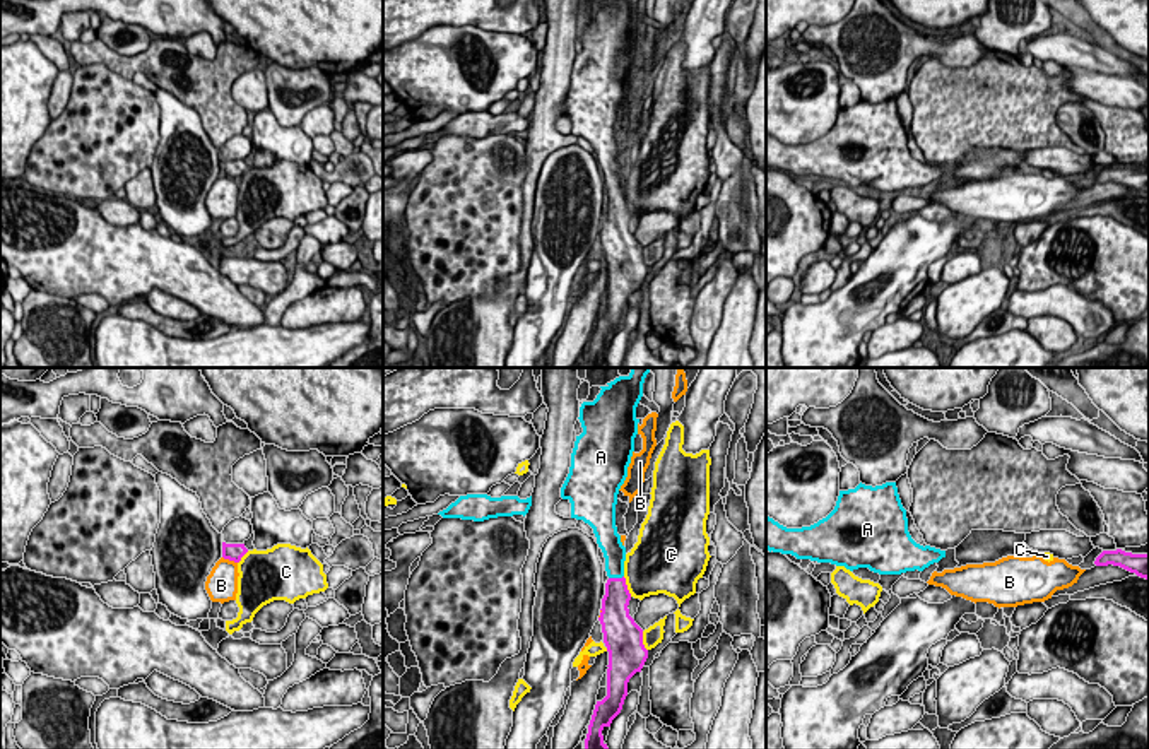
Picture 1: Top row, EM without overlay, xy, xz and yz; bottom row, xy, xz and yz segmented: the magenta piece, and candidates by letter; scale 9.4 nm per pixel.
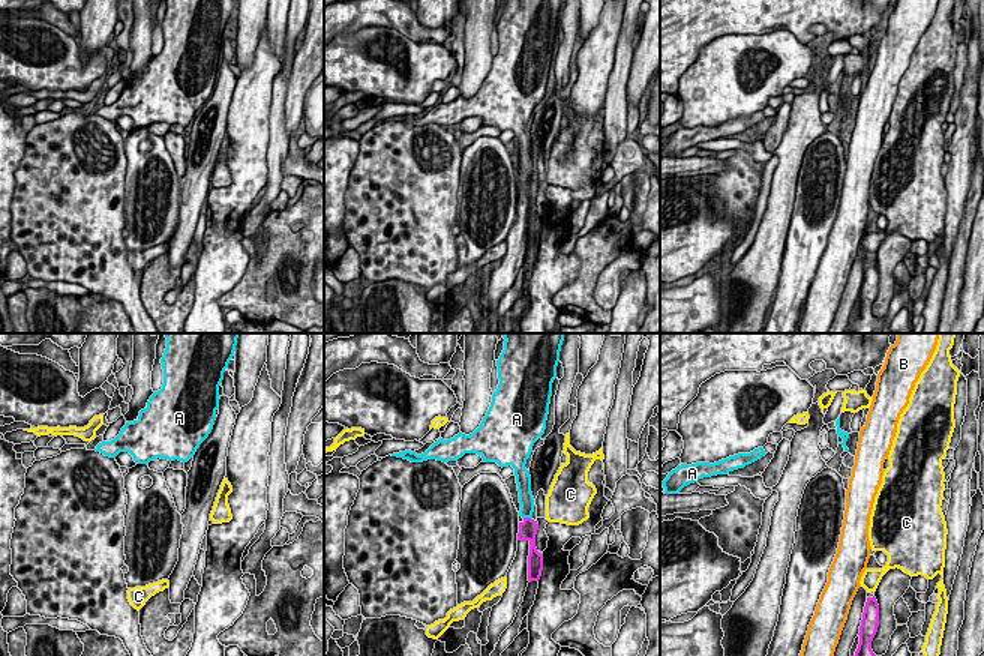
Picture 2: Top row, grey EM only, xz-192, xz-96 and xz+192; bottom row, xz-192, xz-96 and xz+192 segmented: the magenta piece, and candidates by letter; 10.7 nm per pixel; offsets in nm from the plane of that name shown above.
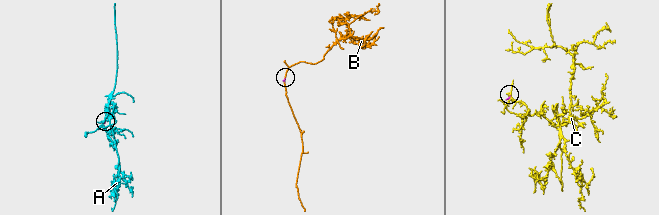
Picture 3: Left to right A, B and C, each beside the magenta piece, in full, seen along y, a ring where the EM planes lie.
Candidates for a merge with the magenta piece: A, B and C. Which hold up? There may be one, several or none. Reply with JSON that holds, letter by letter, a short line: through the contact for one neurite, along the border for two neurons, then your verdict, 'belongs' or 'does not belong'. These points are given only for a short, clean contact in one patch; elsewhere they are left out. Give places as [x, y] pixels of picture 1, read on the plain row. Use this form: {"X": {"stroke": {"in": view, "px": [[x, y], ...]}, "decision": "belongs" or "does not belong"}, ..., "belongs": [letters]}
{"A": {"decision": "belongs"}, "B": {"decision": "does not belong"}, "C": {"decision": "does not belong"}, "belongs": ["A"]}

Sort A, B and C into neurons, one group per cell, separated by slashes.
A / B / C

